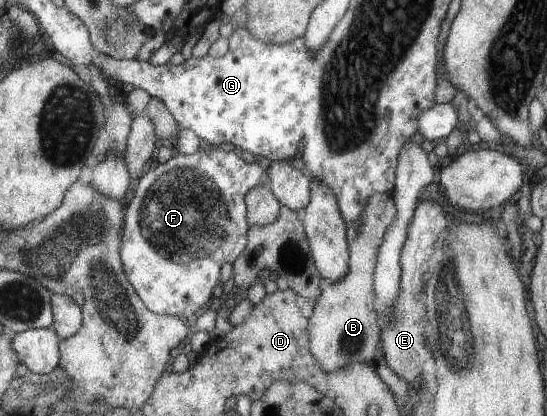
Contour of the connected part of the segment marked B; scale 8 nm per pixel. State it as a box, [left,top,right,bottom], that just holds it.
[307,193,397,371]

